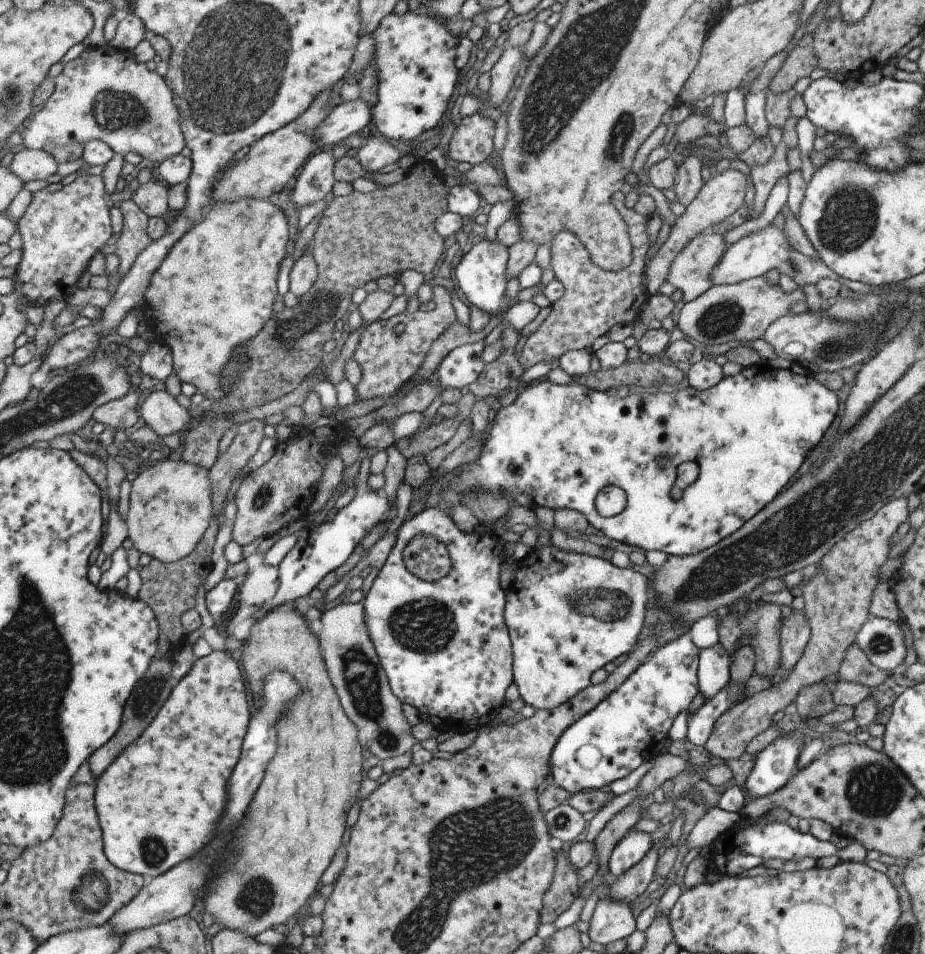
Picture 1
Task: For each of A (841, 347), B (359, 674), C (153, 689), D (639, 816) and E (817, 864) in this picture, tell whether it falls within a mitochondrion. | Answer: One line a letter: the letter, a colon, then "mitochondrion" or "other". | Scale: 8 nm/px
A: mitochondrion
B: mitochondrion
C: mitochondrion
D: other
E: other

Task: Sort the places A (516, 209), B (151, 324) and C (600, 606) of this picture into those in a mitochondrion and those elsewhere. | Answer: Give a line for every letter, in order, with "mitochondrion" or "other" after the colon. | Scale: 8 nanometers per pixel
A: other
B: other
C: mitochondrion

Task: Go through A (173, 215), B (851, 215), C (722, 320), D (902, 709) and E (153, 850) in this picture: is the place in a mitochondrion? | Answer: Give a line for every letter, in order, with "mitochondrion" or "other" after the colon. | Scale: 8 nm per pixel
A: other
B: mitochondrion
C: mitochondrion
D: other
E: mitochondrion

